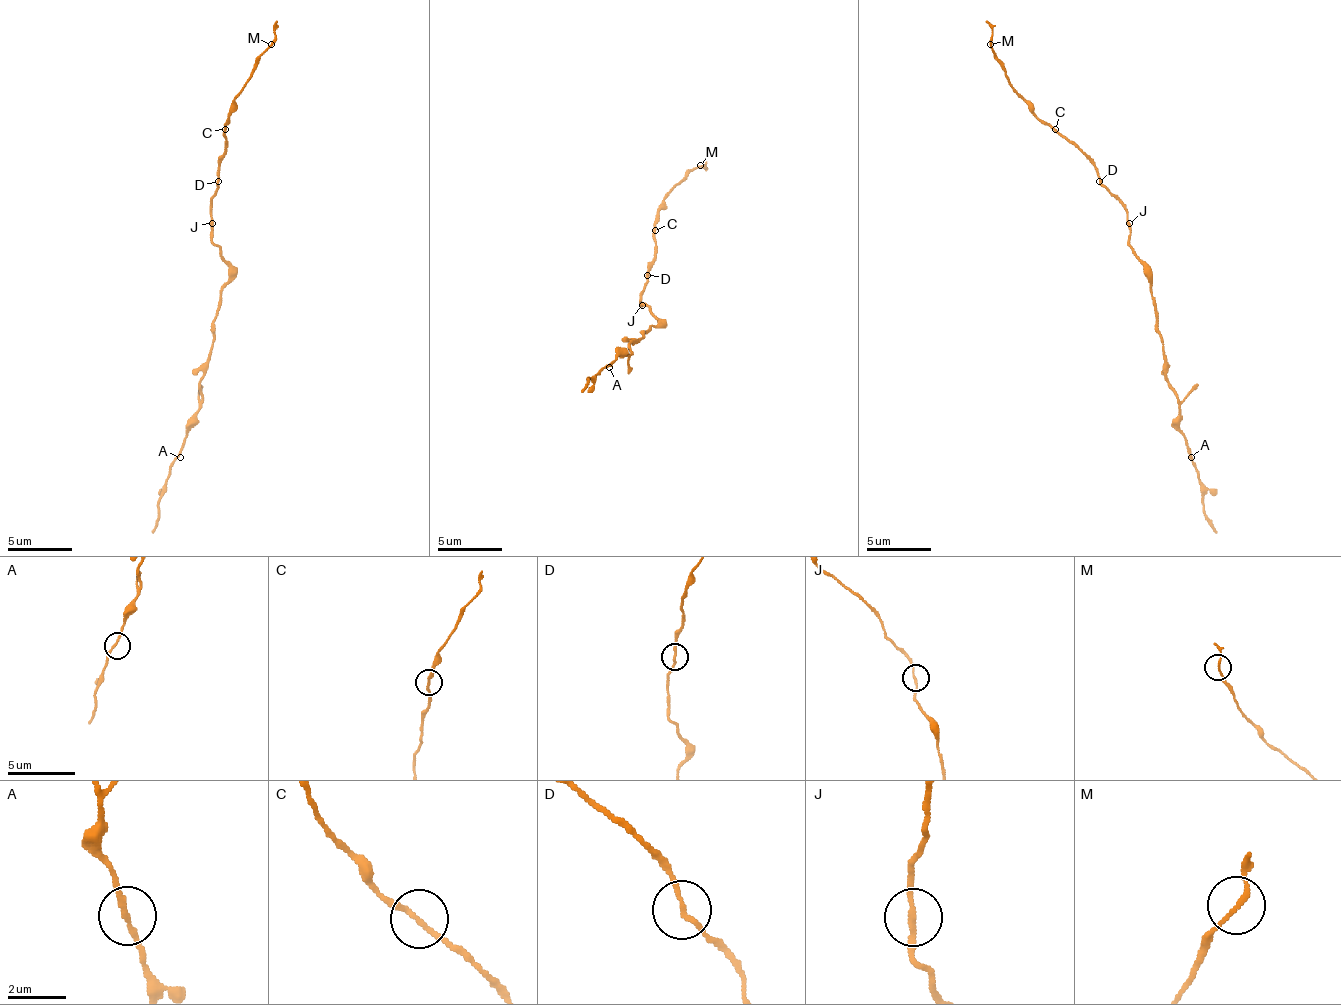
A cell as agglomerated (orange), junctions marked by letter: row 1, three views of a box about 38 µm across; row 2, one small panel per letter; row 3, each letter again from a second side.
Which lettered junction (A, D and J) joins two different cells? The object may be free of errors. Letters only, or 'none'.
none

